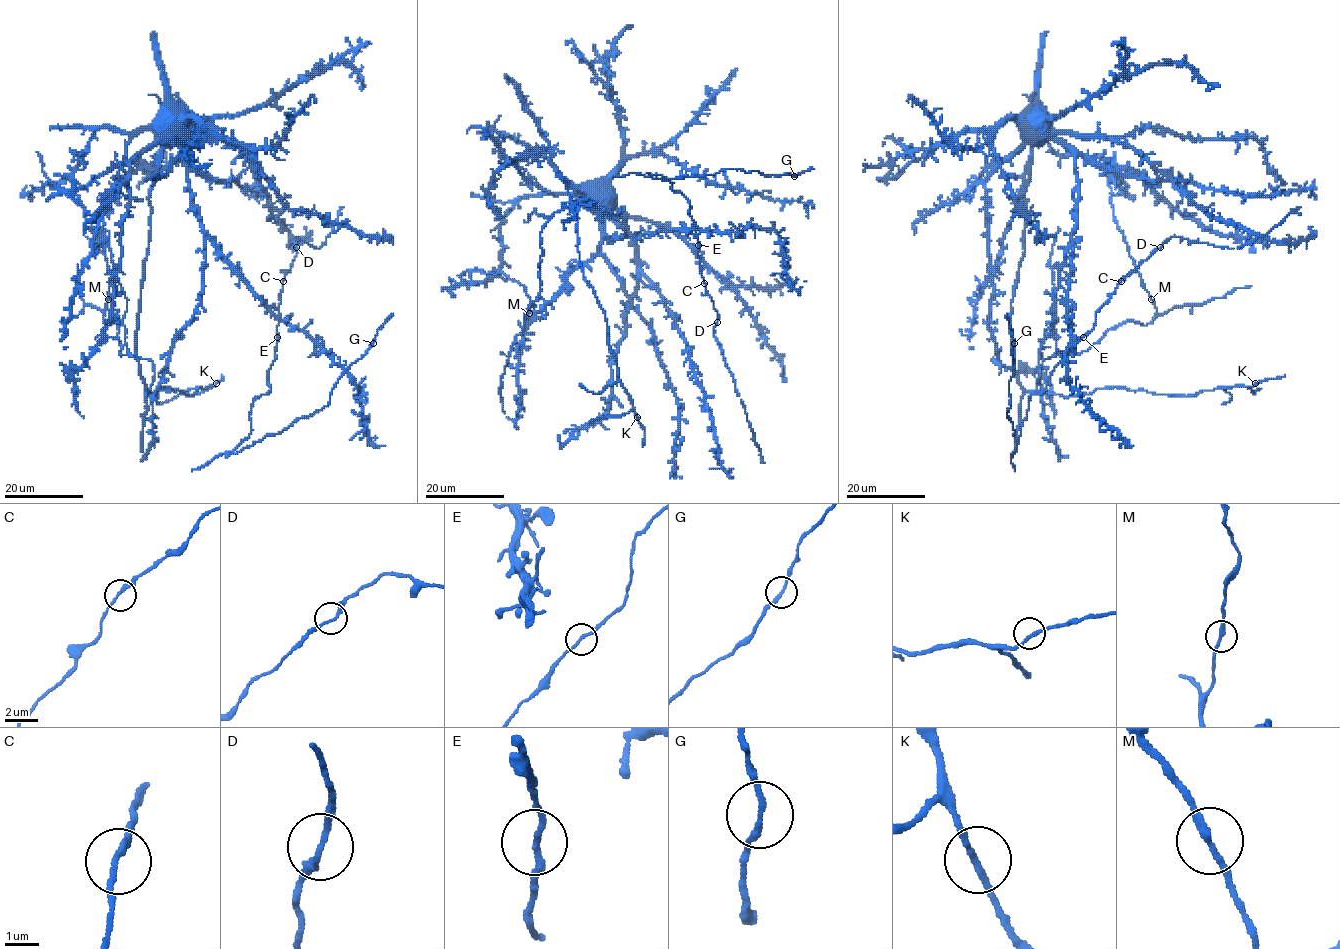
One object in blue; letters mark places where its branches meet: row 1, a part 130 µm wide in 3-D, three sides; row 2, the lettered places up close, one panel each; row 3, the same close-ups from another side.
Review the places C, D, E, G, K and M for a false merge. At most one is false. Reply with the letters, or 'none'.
none

